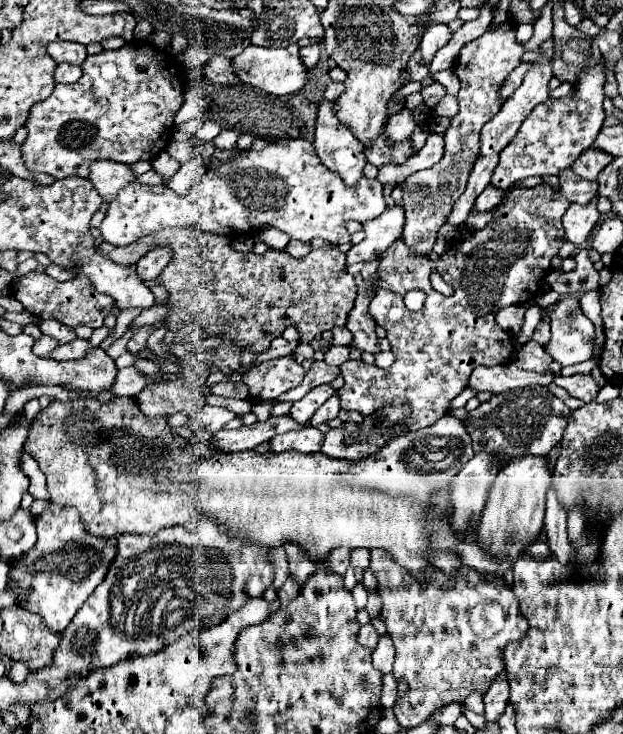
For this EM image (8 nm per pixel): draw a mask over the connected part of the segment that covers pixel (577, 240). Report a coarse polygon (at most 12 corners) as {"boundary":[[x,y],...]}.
{"boundary":[[595,195],[563,215],[567,241],[585,245],[601,213]]}

